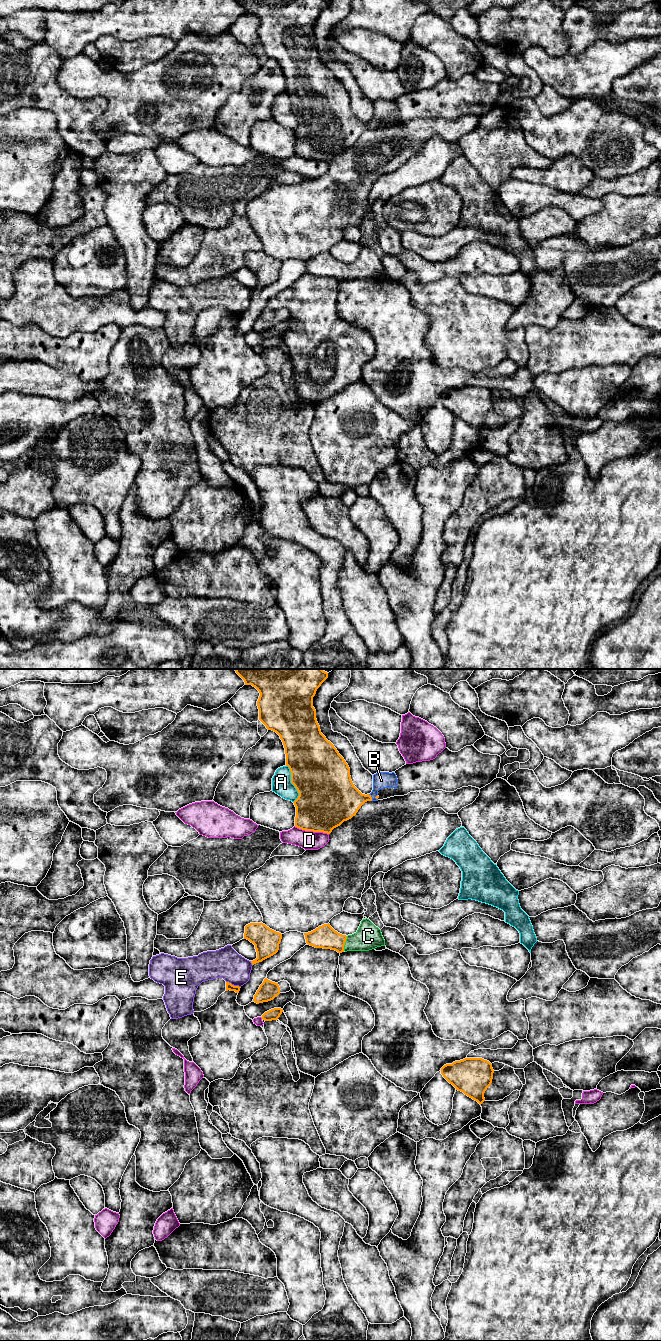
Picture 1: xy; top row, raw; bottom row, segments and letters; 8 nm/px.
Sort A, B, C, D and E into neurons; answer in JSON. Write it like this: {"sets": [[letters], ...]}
{"sets": [["A"], ["B", "C"], ["D"], ["E"]]}

